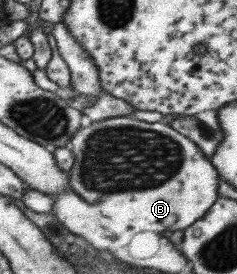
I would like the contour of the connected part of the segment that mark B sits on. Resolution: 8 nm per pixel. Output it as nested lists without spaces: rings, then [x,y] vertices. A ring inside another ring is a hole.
[[[121,116],[91,122],[73,133],[67,147],[73,154],[73,165],[67,177],[70,189],[85,203],[99,205],[105,215],[109,213],[129,213],[133,227],[142,233],[150,231],[179,231],[185,229],[205,215],[209,206],[218,198],[219,175],[215,167],[205,159],[205,154],[195,143],[185,139],[167,123],[147,123],[133,117]],[[135,181],[149,181],[151,185],[135,187]]]

